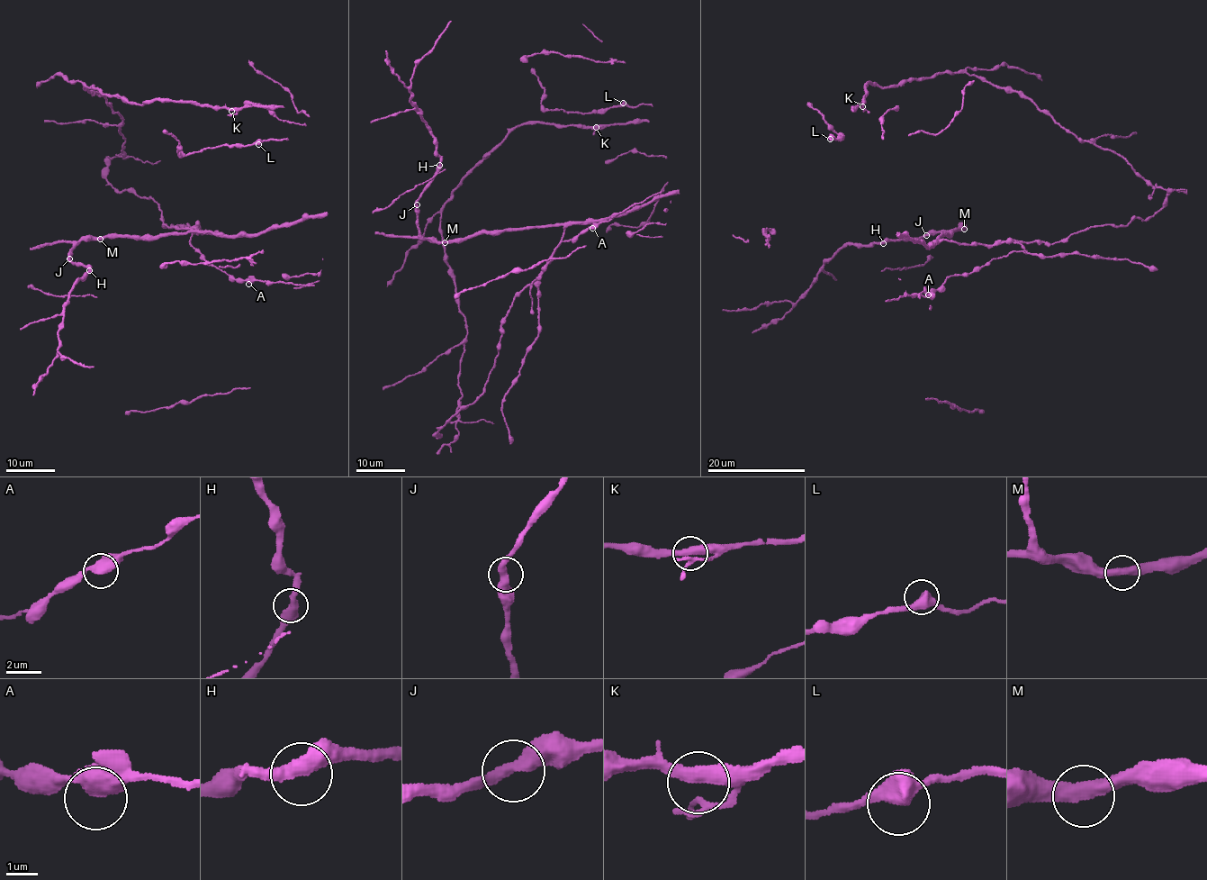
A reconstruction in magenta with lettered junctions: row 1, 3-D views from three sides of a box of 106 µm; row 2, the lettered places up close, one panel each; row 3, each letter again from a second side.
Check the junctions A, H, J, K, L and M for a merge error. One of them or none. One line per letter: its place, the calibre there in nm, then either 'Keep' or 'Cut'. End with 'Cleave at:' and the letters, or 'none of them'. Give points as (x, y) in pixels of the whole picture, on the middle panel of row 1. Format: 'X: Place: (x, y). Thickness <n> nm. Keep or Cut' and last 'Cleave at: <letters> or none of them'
A: Place: (592, 228). Thickness 460 nm. Keep
H: Place: (439, 165). Thickness 440 nm. Keep
J: Place: (417, 204). Thickness 420 nm. Keep
K: Place: (596, 127). Thickness 440 nm. Keep
L: Place: (623, 103). Thickness 550 nm. Keep
M: Place: (445, 242). Thickness 440 nm. Keep
Cleave at: none of them

